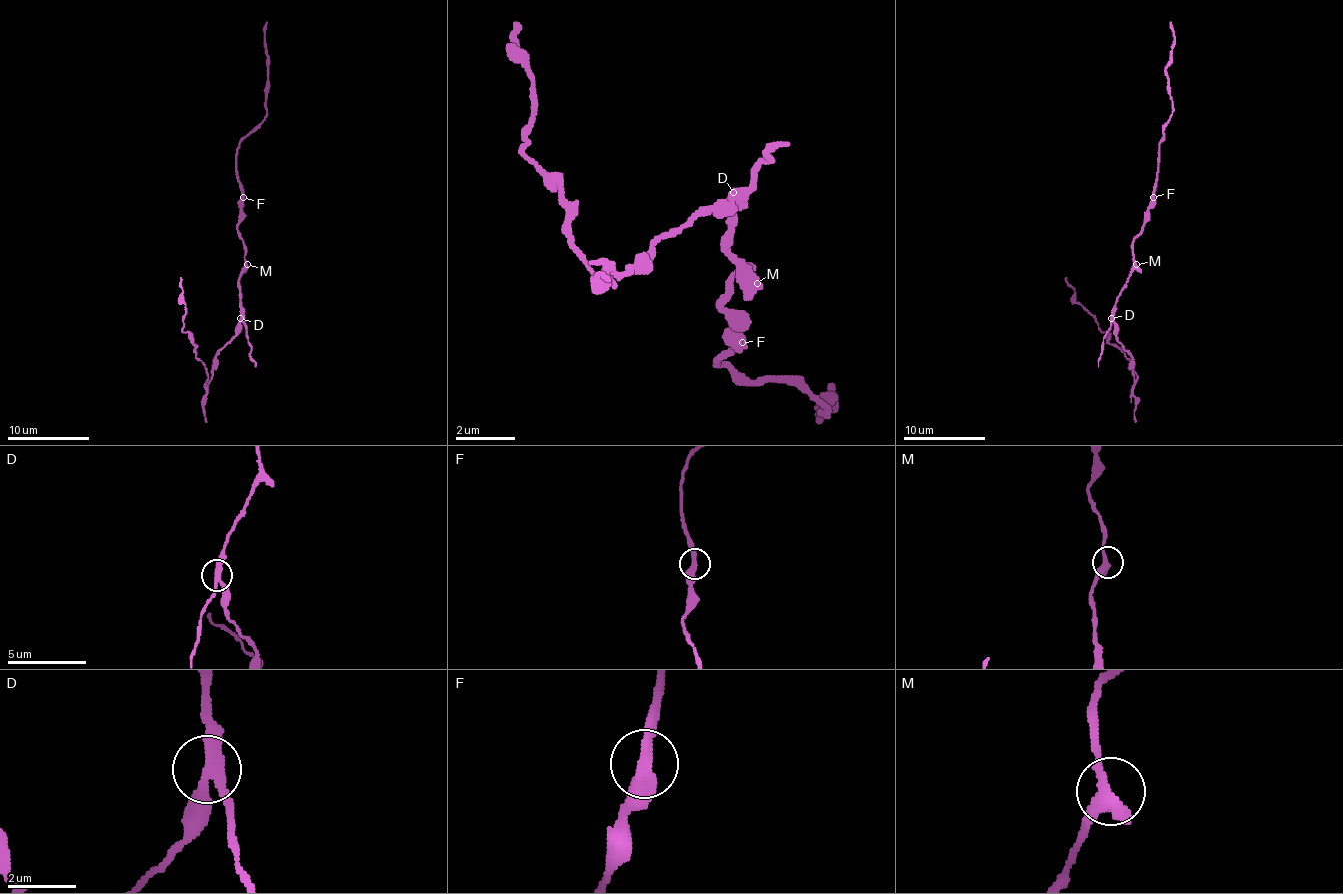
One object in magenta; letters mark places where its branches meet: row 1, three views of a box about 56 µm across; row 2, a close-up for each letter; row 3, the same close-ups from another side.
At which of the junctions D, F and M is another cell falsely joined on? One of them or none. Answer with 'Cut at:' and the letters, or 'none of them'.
Cut at: D

